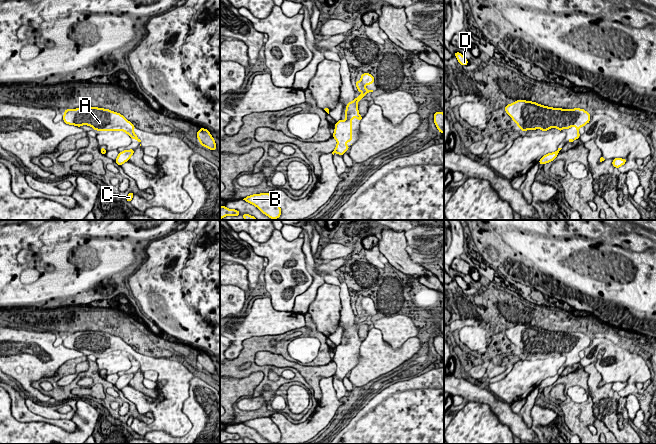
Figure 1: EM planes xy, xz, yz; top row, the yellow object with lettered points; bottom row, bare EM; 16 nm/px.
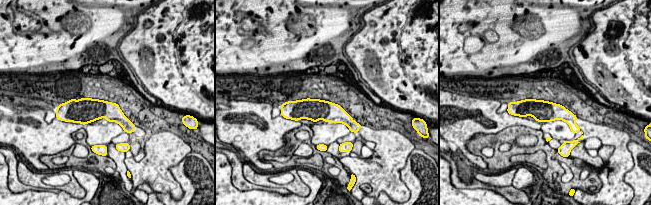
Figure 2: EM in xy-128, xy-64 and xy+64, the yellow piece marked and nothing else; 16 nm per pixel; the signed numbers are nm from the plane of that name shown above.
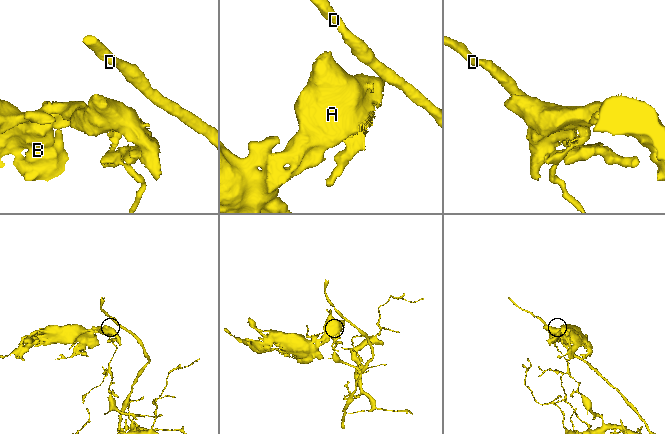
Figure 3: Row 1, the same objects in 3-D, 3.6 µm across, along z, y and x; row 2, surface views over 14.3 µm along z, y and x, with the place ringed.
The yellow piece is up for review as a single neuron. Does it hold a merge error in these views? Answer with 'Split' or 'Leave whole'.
Split

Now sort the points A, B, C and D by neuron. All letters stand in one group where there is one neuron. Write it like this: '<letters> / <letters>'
A B / C D

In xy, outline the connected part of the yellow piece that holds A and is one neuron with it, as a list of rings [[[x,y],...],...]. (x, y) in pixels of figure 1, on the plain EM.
[[[80,331],[76,333],[66,333],[63,339],[63,345],[69,349],[81,351],[82,349],[91,350],[98,355],[124,355],[131,363],[141,364],[136,360],[133,354],[136,352],[120,337],[109,333],[98,331]]]

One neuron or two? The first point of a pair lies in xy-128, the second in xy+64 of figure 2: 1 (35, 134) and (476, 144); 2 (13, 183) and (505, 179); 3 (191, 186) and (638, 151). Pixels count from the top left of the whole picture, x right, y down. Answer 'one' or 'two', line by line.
1: two
2: two
3: one

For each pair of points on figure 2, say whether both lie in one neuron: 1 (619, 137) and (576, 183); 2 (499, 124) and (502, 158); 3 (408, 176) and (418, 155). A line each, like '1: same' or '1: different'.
1: different
2: different
3: same

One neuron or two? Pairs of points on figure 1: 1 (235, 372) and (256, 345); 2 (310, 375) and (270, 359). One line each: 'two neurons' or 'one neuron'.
1: one neuron
2: one neuron

